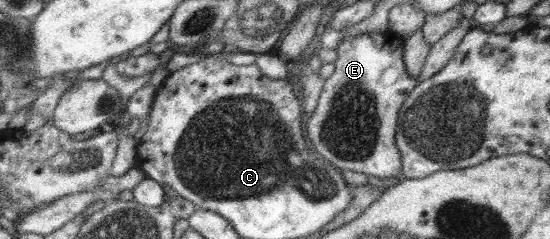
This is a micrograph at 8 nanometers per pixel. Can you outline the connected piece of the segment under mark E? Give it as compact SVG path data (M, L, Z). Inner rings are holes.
M363 32L346 35L336 45L334 70L323 81L312 114L304 122L310 150L339 170L352 170L376 178L394 176L401 179L401 158L395 145L397 114L404 99L416 86L416 80L406 72L403 61L403 39L394 32Z

